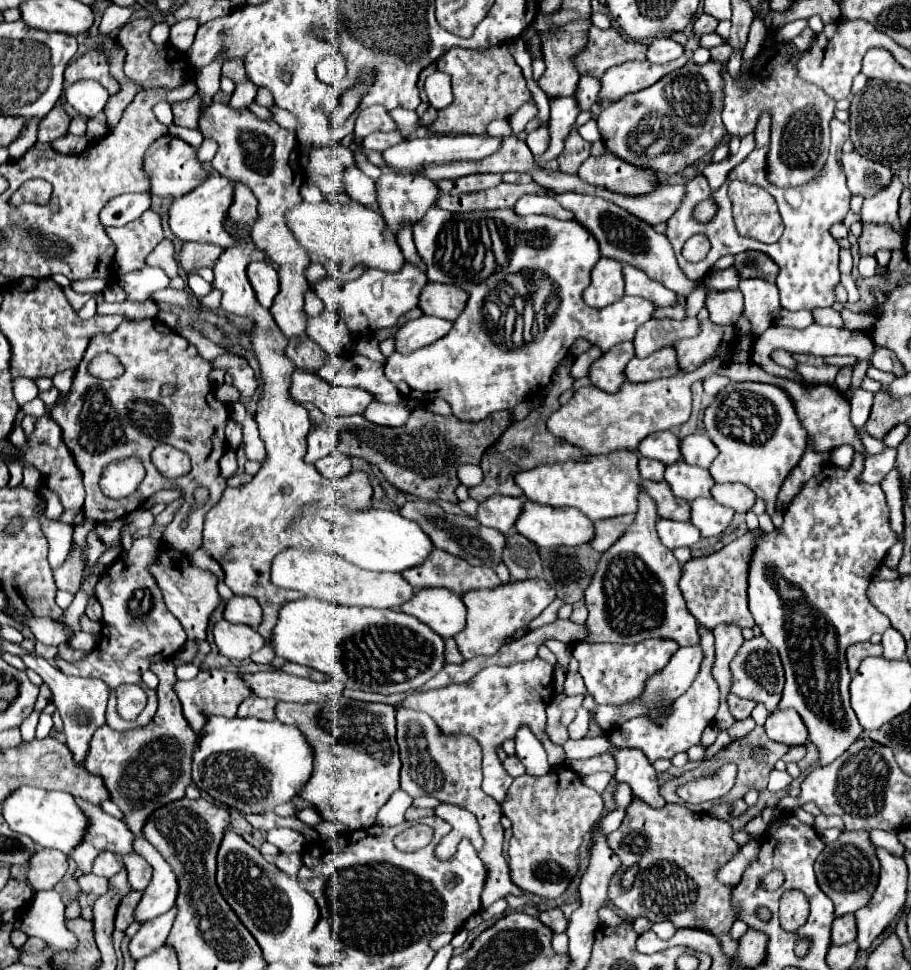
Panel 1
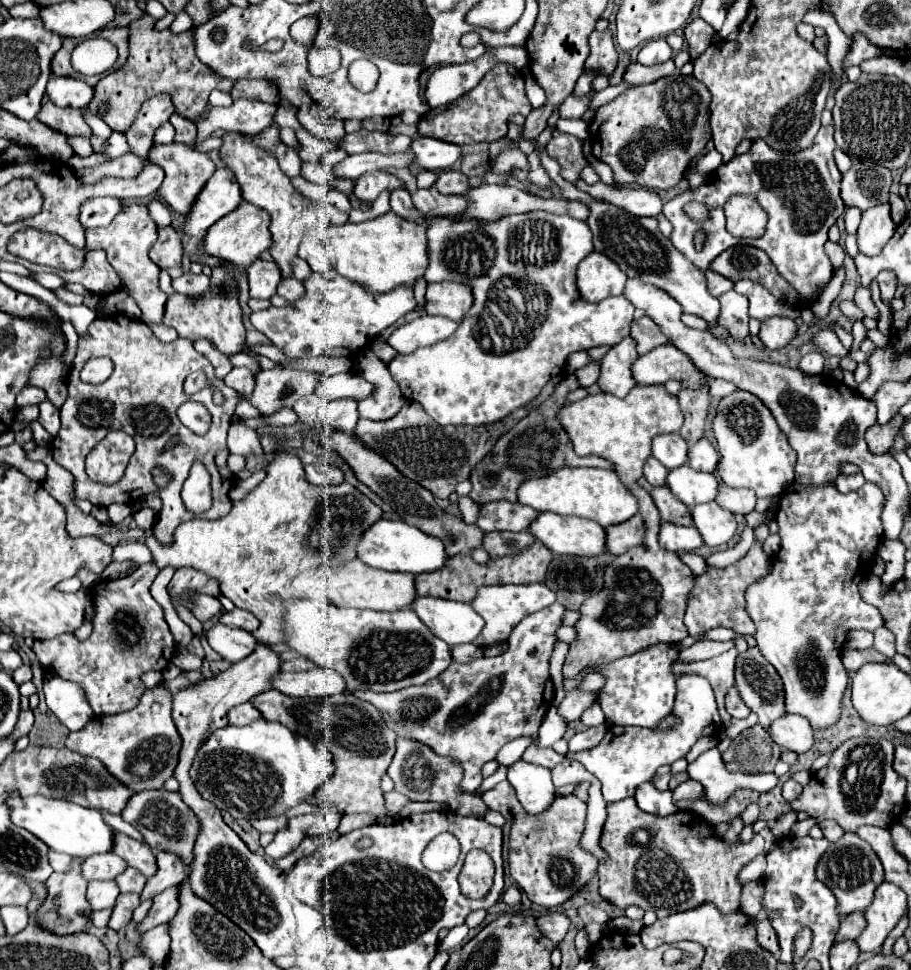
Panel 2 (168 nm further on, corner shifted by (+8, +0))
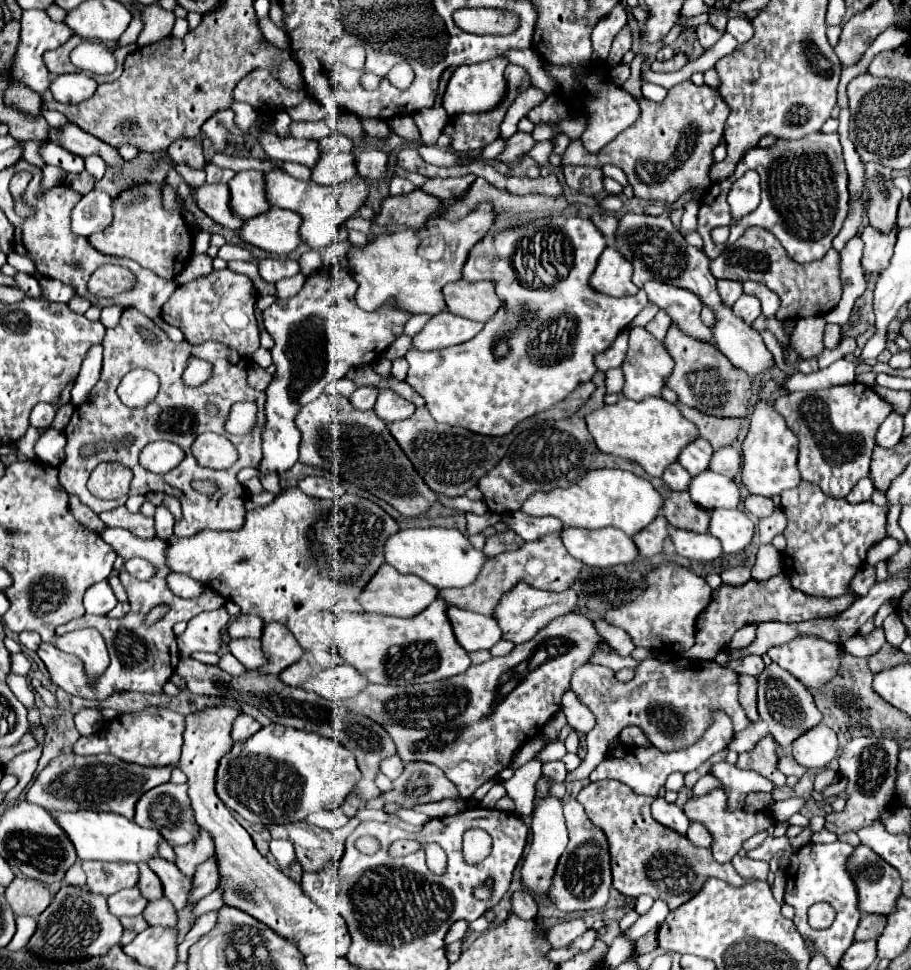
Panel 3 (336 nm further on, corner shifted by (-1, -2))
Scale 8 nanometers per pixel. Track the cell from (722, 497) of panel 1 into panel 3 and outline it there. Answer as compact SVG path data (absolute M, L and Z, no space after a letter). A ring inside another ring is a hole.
M750 494L746 500L744 500L744 506L750 514L754 514L756 518L764 518L764 516L770 516L772 510L774 510L774 504L770 498L766 496L756 496L756 494Z

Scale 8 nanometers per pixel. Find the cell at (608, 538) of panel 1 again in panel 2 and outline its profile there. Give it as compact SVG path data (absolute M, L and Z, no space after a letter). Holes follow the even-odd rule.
M635 514L631 520L609 526L607 528L607 542L609 542L609 554L623 554L625 550L639 546L645 534L645 524L641 514Z

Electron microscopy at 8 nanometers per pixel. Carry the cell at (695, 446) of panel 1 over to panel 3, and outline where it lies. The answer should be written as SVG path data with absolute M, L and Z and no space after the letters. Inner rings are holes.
M732 446L716 450L712 460L710 460L710 470L734 478L740 472L740 454L738 454L738 450L732 448Z

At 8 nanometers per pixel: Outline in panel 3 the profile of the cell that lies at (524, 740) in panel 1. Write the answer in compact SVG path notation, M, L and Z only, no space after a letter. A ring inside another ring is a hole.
M540 776L536 782L532 826L530 826L532 828L532 846L530 846L530 852L522 864L522 884L538 894L548 892L558 858L562 856L562 852L568 844L568 832L566 832L566 824L564 824L564 816L562 816L562 798L550 794L552 786L554 786L554 782L548 776Z

